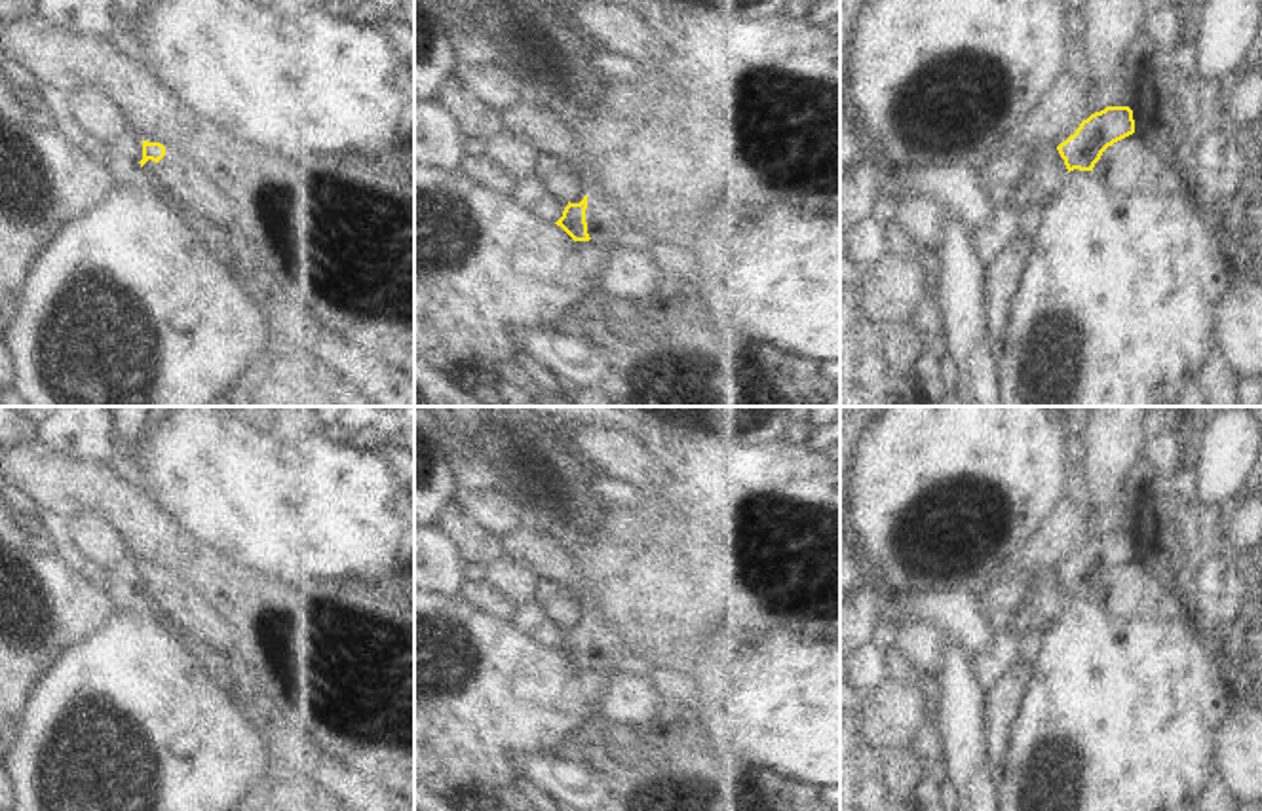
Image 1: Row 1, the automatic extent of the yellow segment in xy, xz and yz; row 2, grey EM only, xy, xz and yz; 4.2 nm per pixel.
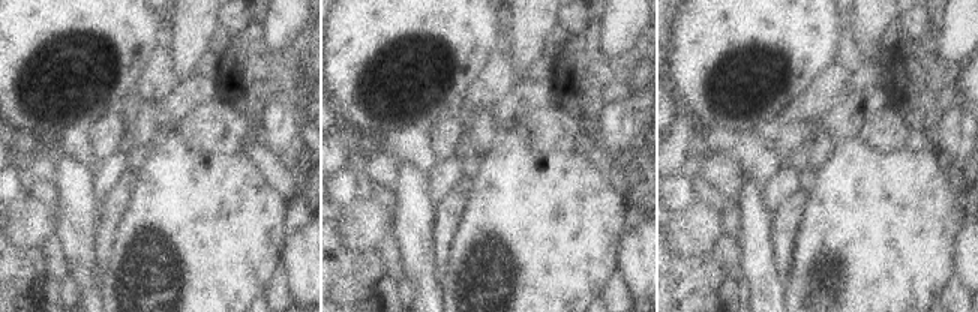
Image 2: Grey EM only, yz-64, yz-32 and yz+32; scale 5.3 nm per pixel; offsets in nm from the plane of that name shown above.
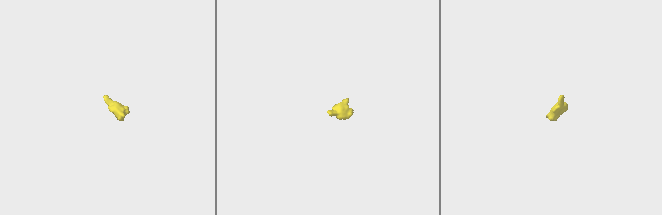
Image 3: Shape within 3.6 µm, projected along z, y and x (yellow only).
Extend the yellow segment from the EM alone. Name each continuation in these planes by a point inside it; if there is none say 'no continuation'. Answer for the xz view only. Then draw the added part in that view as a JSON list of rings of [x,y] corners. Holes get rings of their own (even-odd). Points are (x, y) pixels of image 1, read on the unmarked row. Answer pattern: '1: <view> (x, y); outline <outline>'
1: xz (603, 642); outline [[[595,604],[589,606],[585,615],[587,634],[585,648],[591,665],[606,665],[612,674],[629,674],[639,680],[652,678],[654,661],[633,653],[620,638],[614,625],[606,619],[602,610]]]

